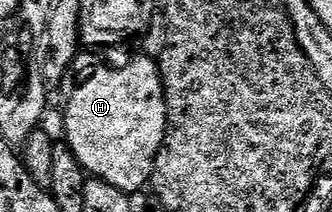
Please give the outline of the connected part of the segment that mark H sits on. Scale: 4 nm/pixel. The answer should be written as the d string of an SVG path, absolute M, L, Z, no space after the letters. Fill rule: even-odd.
M136 57L129 65L124 65L121 69L100 69L97 73L92 73L76 90L72 93L72 98L68 101L68 106L64 109L64 133L66 143L74 151L74 155L78 159L78 163L83 167L85 174L89 178L105 181L110 183L110 187L118 187L118 191L126 194L132 194L143 190L145 186L151 182L152 168L156 162L158 151L164 142L164 136L168 130L168 108L166 107L166 99L164 98L164 84L160 78L160 66L155 60L152 61L148 57Z

